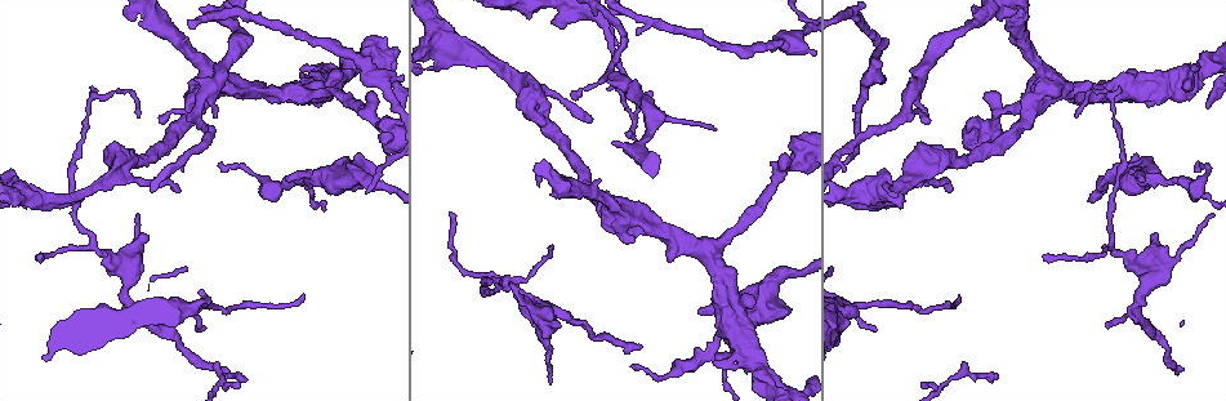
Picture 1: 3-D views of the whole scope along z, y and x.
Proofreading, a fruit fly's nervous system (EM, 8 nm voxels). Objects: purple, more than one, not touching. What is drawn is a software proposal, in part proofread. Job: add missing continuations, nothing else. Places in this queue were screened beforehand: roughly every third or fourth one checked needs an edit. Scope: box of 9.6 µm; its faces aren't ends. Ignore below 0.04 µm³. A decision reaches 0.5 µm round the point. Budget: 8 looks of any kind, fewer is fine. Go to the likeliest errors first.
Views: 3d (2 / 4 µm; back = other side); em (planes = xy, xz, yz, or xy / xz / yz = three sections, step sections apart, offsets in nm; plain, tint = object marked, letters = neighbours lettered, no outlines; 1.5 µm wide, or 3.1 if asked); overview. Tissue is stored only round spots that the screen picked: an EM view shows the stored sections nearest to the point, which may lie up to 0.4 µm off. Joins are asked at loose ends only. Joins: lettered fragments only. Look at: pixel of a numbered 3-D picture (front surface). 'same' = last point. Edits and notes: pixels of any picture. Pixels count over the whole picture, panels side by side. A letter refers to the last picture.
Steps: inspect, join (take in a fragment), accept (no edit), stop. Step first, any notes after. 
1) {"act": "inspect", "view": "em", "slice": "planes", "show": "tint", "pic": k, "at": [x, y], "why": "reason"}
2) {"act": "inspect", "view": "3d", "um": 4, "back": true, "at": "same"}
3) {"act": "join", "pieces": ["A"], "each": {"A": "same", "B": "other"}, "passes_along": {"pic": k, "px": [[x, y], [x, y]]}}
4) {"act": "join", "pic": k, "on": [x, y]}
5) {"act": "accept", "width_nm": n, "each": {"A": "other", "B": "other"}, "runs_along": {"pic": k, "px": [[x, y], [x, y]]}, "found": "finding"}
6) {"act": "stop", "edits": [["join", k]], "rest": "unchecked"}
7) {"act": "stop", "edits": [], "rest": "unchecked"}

{"act": "inspect", "view": "em", "slice": "planes", "show": "letters", "pic": 1, "at": [552, 247], "why": "tapers out"}

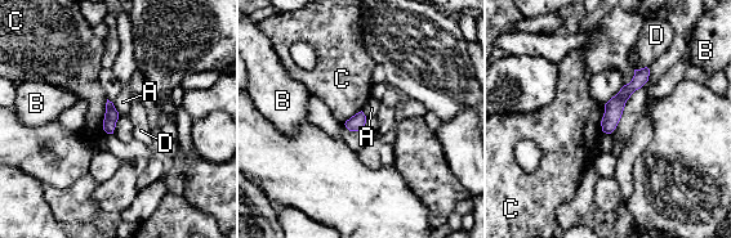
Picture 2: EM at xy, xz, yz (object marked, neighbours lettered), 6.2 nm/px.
{"act": "accept", "width_nm": 90, "each": {"A": "other", "B": "other", "C": "other", "D": "other"}, "border": {"pic": 2, "px": [[112, 103], [119, 116]]}, "found": "none of them fits"}

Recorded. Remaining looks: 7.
{"act": "inspect", "view": "em", "slice": "xy", "step": 4, "show": "letters", "pic": 1, "at": [1175, 373], "why": "an open end"}

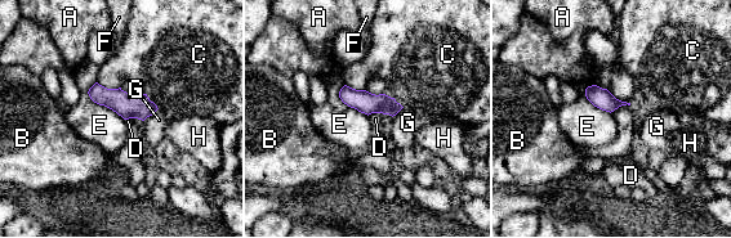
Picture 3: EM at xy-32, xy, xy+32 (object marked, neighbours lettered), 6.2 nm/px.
{"act": "inspect", "view": "em", "slice": "planes", "show": "letters", "at": "same"}

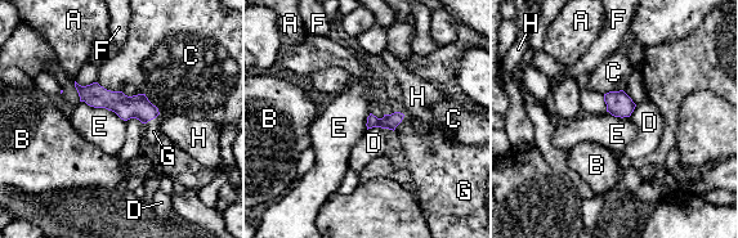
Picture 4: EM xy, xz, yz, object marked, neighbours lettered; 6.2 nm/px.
{"act": "join", "pieces": ["G"], "longest_contact_nm": ["E", 300], "each": {"A": "other", "B": "other", "C": "other", "D": "other", "E": "other", "F": "other", "G": "same", "H": "other"}, "passes_along": {"pic": 4, "px": [[125, 107], [152, 118], [153, 131]]}, "found": "the neuron continues"}

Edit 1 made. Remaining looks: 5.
{"act": "inspect", "view": "em", "slice": "planes", "show": "tint", "pic": 1, "at": [196, 330], "why": "tapers out"}

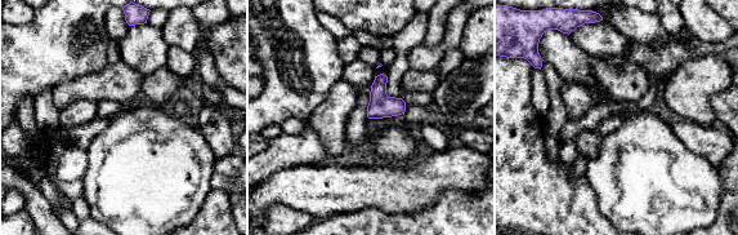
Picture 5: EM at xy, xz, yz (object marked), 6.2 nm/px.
{"act": "inspect", "view": "em", "slice": "planes", "show": "letters", "at": "same", "why": "see the neighbours"}

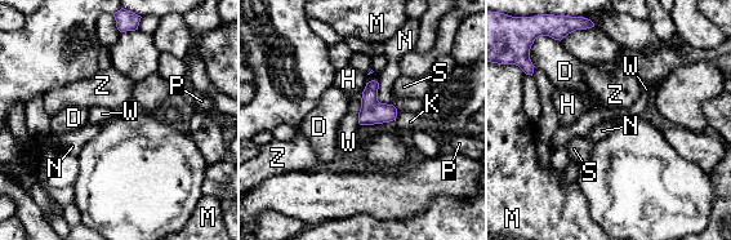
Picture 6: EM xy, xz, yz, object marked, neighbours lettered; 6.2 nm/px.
{"act": "accept", "each": {"D": "other", "H": "other", "K": "other", "M": "other", "N": "other", "P": "other", "S": "other", "W": "other", "Z": "other"}, "border": {"pic": 6, "px": [[377, 81], [378, 100], [391, 105]]}, "found": "none of them fits"}

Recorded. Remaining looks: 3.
{"act": "stop", "edits": [["join", 4]], "rest": "unchecked"}

